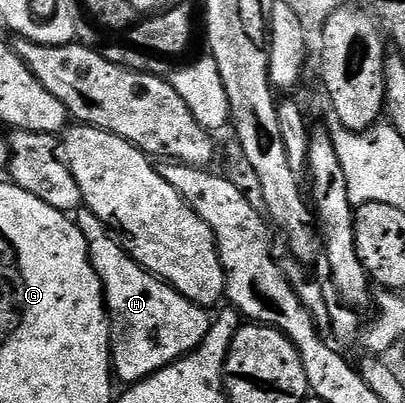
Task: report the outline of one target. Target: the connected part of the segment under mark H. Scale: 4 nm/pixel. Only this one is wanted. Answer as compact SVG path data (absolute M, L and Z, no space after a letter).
M89 208L76 209L74 219L88 243L90 262L104 287L108 323L112 325L112 366L117 381L131 386L166 365L196 351L208 337L210 316L170 284L147 272L133 260L119 239Z

